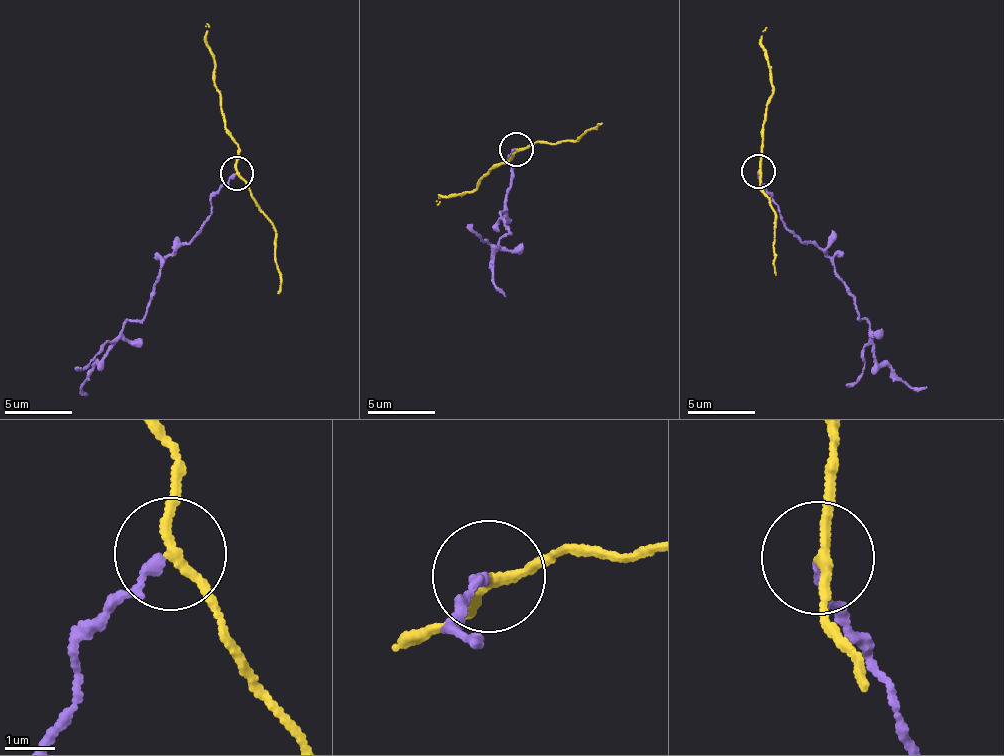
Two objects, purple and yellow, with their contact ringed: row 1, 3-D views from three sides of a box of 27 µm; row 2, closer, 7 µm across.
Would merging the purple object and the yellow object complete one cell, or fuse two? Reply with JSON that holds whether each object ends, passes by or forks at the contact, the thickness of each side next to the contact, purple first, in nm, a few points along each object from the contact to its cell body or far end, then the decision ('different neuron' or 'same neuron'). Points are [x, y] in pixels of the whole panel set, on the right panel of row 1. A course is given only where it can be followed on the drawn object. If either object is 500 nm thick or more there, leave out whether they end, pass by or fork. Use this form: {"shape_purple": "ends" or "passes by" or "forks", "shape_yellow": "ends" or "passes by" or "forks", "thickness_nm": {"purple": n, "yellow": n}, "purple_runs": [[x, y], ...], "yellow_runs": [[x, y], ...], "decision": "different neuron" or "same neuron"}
{"shape_purple": "ends", "shape_yellow": "passes by", "thickness_nm": {"purple": 180, "yellow": 170}, "purple_runs": [[756, 171], [791, 229], [828, 259], [856, 314], [870, 326], [877, 361], [926, 388]], "yellow_runs": [[758, 170], [766, 100], [773, 93], [761, 44], [767, 29]], "decision": "different neuron"}

